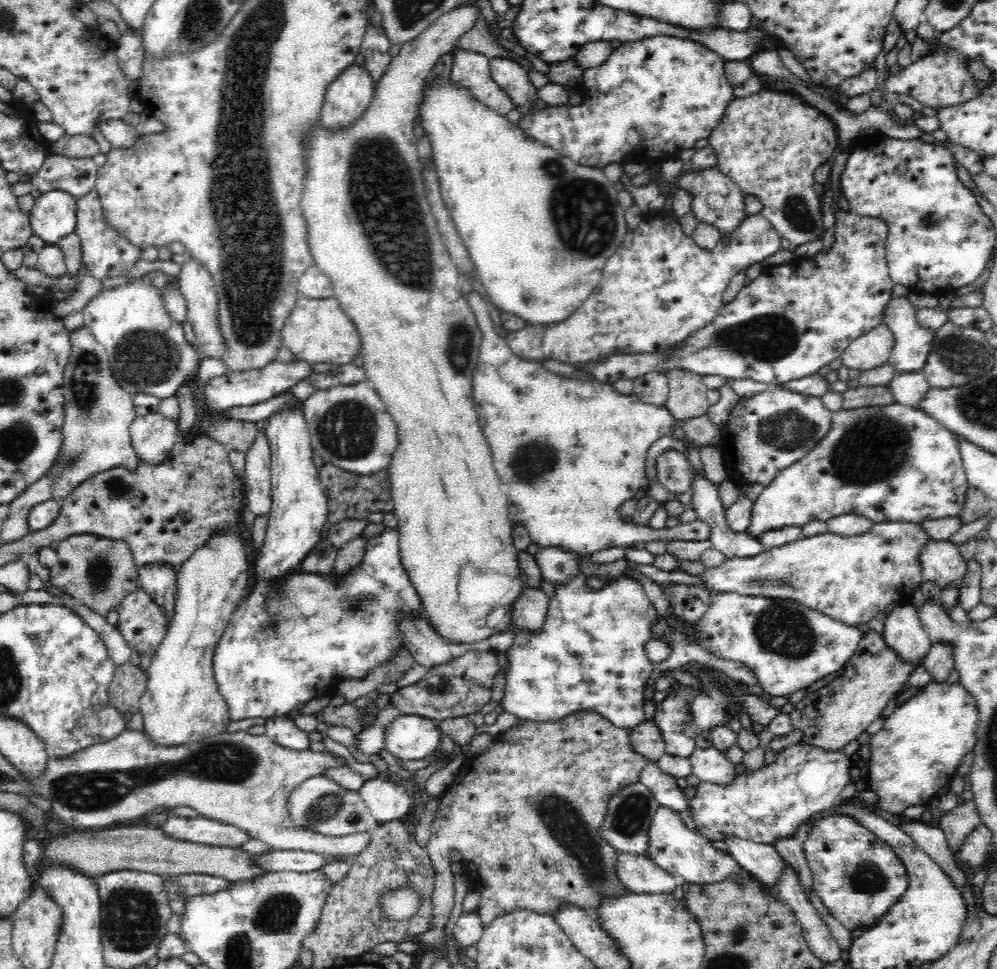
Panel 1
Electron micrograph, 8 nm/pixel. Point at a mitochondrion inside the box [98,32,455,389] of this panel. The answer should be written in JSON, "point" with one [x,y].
{"point":[400,243]}

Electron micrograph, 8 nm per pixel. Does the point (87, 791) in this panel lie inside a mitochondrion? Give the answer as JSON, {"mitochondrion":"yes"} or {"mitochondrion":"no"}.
{"mitochondrion":"yes"}

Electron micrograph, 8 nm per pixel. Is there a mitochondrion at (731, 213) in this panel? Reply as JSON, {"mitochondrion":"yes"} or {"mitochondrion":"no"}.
{"mitochondrion":"no"}

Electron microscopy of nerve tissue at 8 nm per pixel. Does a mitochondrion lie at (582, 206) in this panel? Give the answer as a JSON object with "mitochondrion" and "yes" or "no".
{"mitochondrion":"yes"}

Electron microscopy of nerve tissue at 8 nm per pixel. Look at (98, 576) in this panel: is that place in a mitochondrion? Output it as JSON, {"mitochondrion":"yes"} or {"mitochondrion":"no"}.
{"mitochondrion":"yes"}

